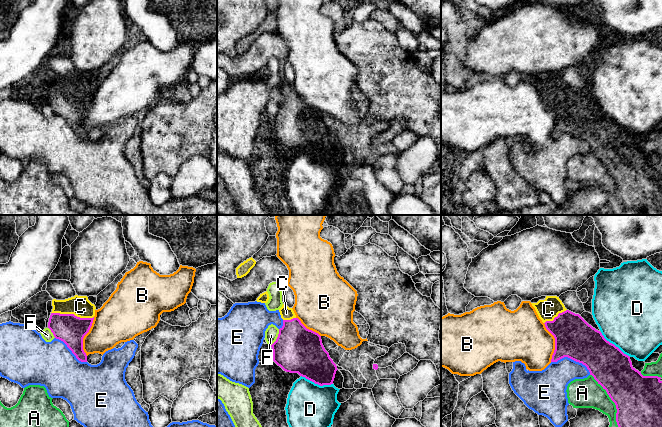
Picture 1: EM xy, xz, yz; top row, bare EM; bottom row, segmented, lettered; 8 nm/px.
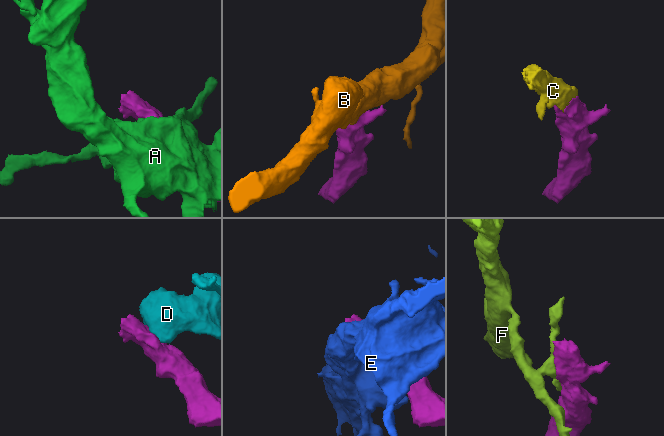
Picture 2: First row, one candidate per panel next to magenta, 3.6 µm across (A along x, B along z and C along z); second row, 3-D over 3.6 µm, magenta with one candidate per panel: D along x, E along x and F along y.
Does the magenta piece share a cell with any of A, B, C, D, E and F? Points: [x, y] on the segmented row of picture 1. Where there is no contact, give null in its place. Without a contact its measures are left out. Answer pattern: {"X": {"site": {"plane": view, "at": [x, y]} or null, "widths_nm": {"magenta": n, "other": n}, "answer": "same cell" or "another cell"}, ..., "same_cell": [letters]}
{"A": {"site": {"plane": "yz", "at": [611, 399]}, "widths_nm": {"magenta": 380, "other": 240}, "answer": "another cell"}, "B": {"site": {"plane": "xy", "at": [84, 335]}, "widths_nm": {"magenta": 240, "other": 320}, "answer": "another cell"}, "C": {"site": {"plane": "xy", "at": [72, 314]}, "widths_nm": {"magenta": 240, "other": 170}, "answer": "same cell"}, "D": {"site": {"plane": "xz", "at": [317, 383]}, "widths_nm": {"magenta": 320, "other": 360}, "answer": "another cell"}, "E": {"site": {"plane": "yz", "at": [572, 359]}, "widths_nm": {"magenta": 320, "other": 240}, "answer": "another cell"}, "F": {"site": {"plane": "xz", "at": [277, 337]}, "widths_nm": {"magenta": 380, "other": 110}, "answer": "another cell"}, "same_cell": ["C"]}

